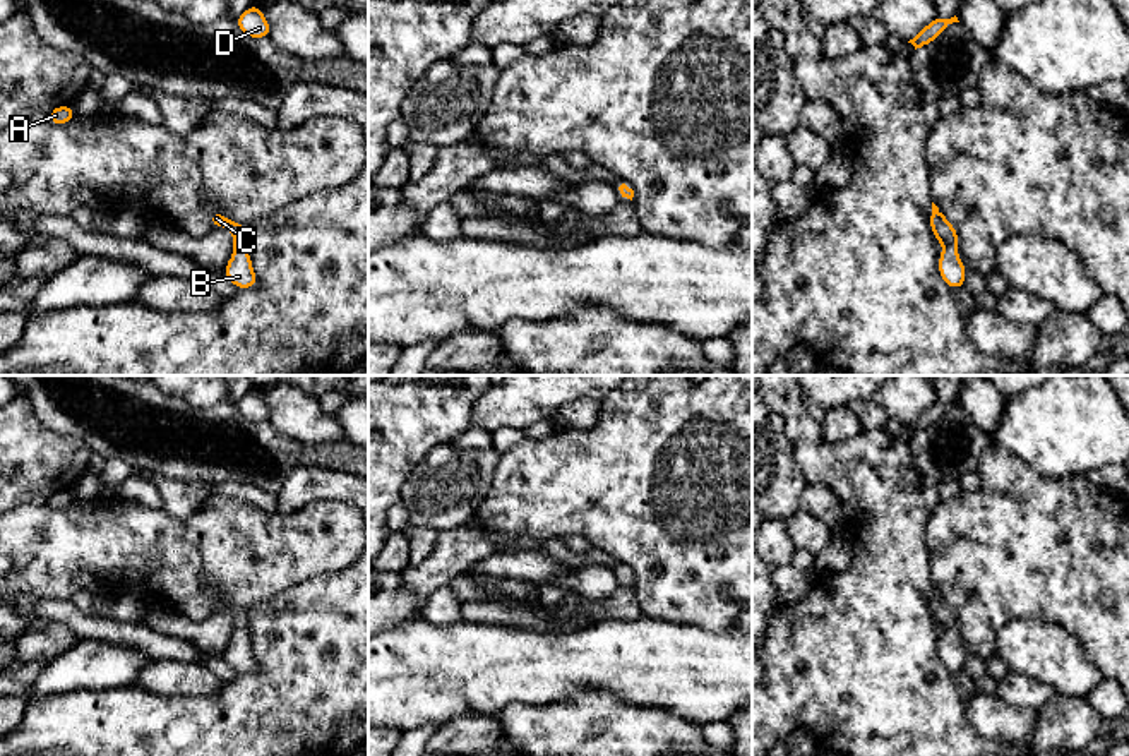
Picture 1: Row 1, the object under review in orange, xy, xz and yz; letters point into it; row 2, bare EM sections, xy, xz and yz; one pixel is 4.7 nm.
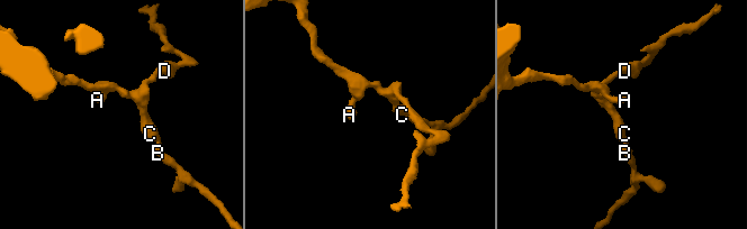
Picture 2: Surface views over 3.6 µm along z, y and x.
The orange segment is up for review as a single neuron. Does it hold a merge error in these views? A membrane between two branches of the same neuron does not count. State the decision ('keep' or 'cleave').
keep

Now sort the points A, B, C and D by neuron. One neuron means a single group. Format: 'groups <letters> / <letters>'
groups A B C D

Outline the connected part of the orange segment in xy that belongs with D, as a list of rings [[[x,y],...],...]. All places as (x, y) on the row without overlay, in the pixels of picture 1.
[[[255,387],[236,403],[236,408],[250,422],[269,422],[269,406]]]

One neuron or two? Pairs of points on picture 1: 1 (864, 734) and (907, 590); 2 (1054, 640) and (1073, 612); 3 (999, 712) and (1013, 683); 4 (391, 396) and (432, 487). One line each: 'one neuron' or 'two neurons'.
1: one neuron
2: two neurons
3: two neurons
4: two neurons

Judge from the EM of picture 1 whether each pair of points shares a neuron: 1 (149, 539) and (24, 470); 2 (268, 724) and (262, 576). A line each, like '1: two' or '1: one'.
1: two
2: two

